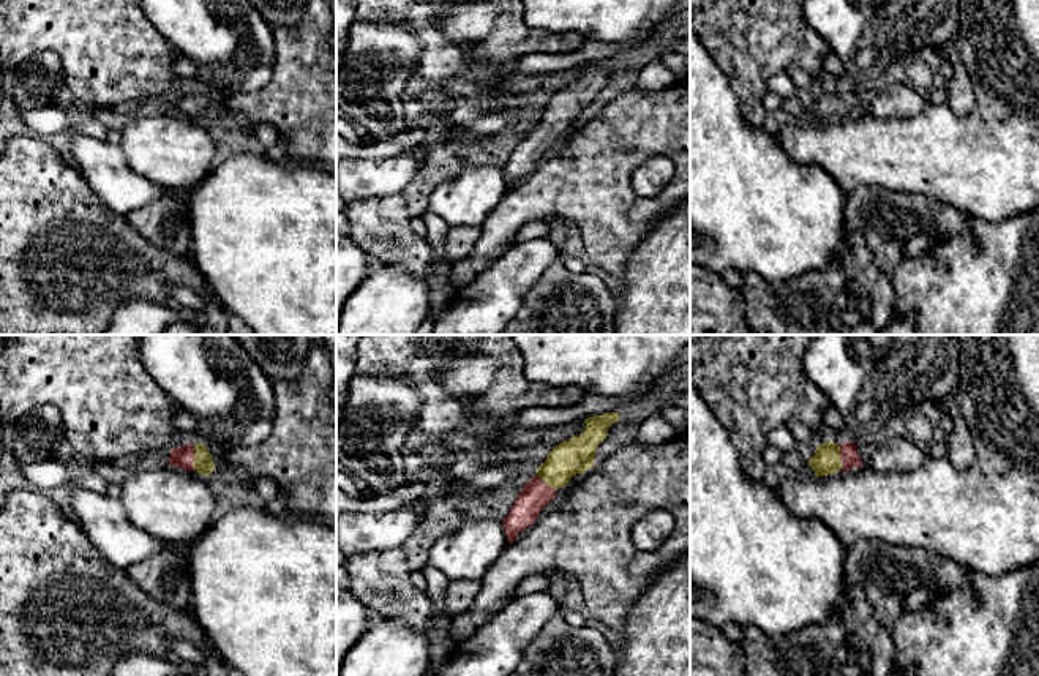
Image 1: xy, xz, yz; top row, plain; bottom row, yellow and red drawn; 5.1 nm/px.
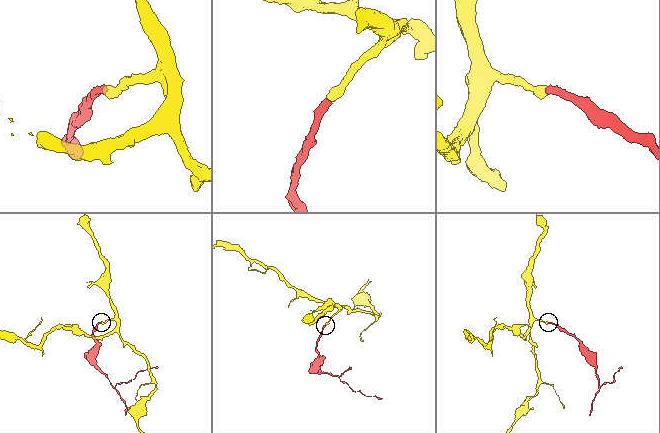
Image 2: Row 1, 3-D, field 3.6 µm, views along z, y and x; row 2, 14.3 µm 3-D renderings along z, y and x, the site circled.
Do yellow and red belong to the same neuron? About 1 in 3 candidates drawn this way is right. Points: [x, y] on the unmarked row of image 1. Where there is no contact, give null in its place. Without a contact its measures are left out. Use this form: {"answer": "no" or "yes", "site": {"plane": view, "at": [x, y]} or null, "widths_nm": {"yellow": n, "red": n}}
{"answer": "yes", "site": {"plane": "xy", "at": [195, 105]}, "widths_nm": {"yellow": 100, "red": 110}}

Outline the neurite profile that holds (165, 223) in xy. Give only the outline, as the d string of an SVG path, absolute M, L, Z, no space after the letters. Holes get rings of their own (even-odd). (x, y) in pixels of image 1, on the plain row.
M159 197L131 210L125 218L148 243L177 256L191 251L191 226L183 202Z

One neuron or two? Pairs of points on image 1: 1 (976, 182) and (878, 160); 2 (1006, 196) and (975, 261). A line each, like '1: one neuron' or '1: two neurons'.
1: one neuron
2: two neurons

